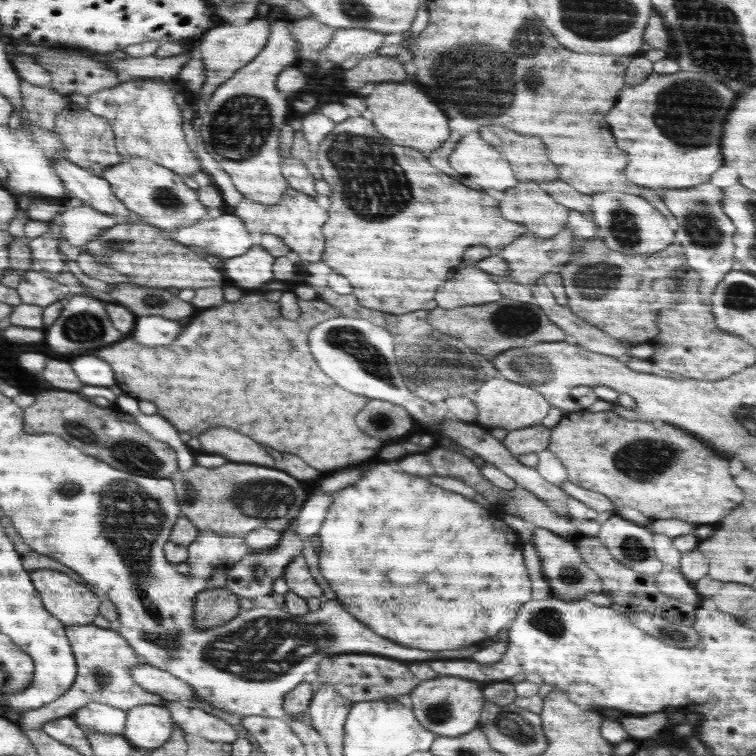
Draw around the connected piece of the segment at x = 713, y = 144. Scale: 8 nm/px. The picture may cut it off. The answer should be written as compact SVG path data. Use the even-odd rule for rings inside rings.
M652 71L640 84L624 85L618 94L616 108L606 116L616 144L628 154L626 176L638 186L646 186L660 194L666 188L690 188L698 186L722 166L720 140L722 126L737 97L731 88L712 80L710 76L696 72L680 71L676 74L658 74Z

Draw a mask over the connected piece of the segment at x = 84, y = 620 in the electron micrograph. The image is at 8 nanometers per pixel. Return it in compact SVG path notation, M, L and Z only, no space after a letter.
M55 570L31 571L31 580L48 612L58 617L64 628L92 624L103 596L94 586L80 584Z

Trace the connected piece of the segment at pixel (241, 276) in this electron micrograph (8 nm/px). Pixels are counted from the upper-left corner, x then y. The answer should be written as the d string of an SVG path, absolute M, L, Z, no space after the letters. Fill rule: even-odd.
M251 246L242 256L226 260L226 276L240 288L258 288L272 280L274 256L261 246Z

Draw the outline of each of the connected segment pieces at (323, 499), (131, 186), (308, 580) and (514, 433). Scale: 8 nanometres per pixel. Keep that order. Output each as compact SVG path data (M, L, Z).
M314 492L312 496L308 496L304 506L300 509L298 516L295 518L294 523L290 528L299 534L299 537L303 542L310 536L318 534L320 530L320 522L324 522L326 518L326 512L334 500L332 494L320 494L320 492Z
M134 157L123 160L120 164L109 166L100 177L111 184L116 198L130 211L139 214L141 222L147 225L173 230L192 226L209 216L209 210L198 200L197 190L188 187L177 172L172 172L150 159Z
M301 555L294 557L284 569L283 579L289 590L303 599L312 598L312 596L318 598L318 596L322 596L322 588L310 576L310 571L304 560L305 558Z
M538 423L526 428L511 430L501 443L515 456L528 452L540 452L550 444L551 429Z

